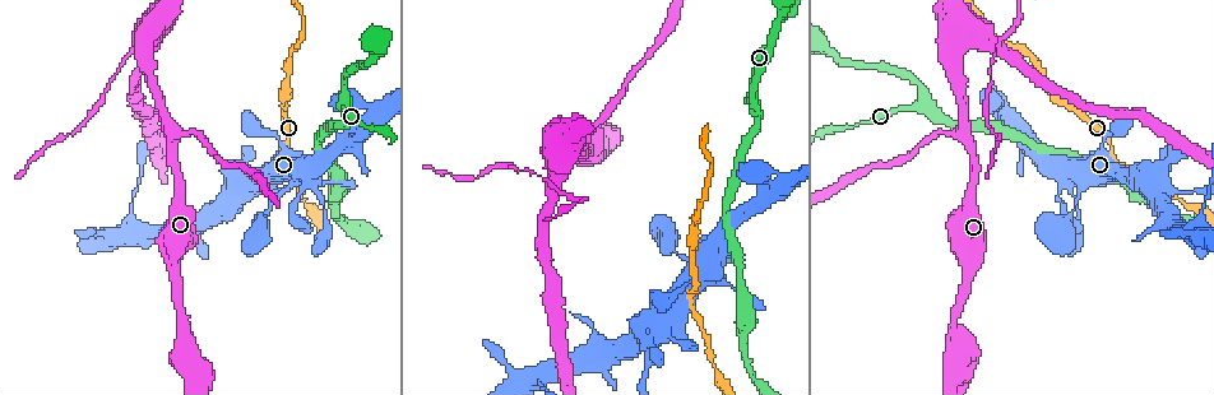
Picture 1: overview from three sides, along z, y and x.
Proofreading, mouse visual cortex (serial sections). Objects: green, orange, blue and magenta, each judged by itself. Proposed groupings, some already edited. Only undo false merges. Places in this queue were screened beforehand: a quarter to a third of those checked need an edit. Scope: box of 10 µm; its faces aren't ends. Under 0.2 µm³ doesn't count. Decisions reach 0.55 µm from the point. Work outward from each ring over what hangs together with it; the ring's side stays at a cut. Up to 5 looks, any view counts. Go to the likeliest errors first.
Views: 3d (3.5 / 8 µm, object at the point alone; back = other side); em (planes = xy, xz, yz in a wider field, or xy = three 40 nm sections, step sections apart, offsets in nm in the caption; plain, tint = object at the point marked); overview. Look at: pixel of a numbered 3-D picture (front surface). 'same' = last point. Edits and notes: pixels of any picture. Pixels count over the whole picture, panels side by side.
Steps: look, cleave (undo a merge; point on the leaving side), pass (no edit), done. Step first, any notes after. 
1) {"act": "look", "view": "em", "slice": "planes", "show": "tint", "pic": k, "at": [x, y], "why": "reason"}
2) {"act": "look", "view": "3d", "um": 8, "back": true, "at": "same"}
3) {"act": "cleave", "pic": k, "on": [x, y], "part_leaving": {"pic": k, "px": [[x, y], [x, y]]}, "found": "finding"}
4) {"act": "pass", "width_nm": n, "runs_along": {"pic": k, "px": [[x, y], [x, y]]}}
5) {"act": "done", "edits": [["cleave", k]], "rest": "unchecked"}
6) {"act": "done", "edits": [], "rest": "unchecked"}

{"act": "look", "view": "3d", "um": 3.5, "pic": 1, "at": [964, 137], "why": "side arm on a straight run"}

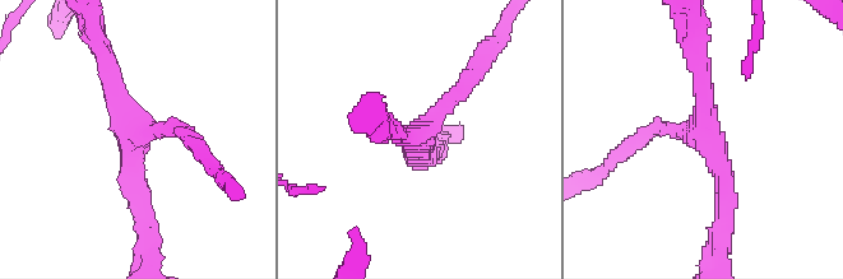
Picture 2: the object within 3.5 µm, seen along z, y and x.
{"act": "look", "view": "em", "slice": "xy", "step": 3, "show": "tint", "pic": 2, "at": [134, 135], "why": "need the tissue"}

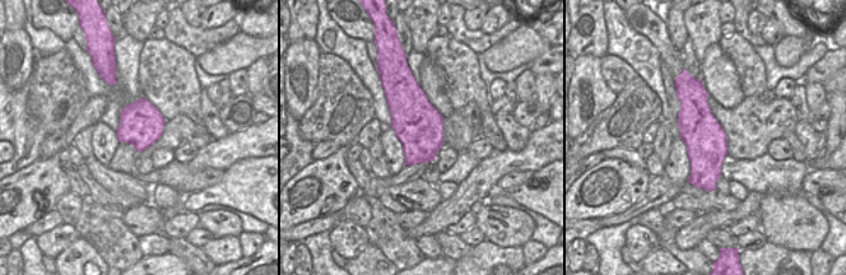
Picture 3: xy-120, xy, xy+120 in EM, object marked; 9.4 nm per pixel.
{"act": "pass", "arms": 3, "arm_widths_nm": [200, 250, 250], "runs_along": {"pic": 3, "px": [[695, 84], [711, 187]]}, "found": "one cell here"}

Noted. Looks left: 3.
{"act": "look", "view": "3d", "um": 3.5, "pic": 1, "at": [999, 47], "why": "sudden change in width"}

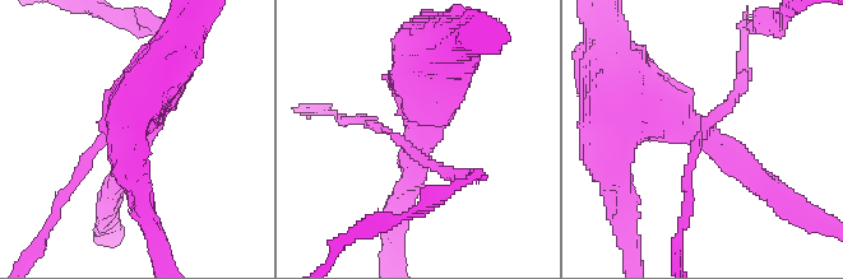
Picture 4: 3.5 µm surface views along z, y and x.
{"act": "look", "view": "em", "slice": "xy", "step": 2, "show": "plain", "pic": 4, "at": [423, 137]}

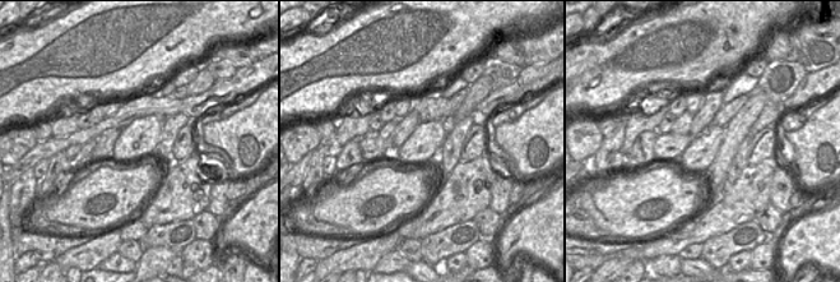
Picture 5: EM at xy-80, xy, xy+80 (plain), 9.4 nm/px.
{"act": "look", "view": "em", "slice": "xy", "step": 2, "show": "tint", "at": "same"}

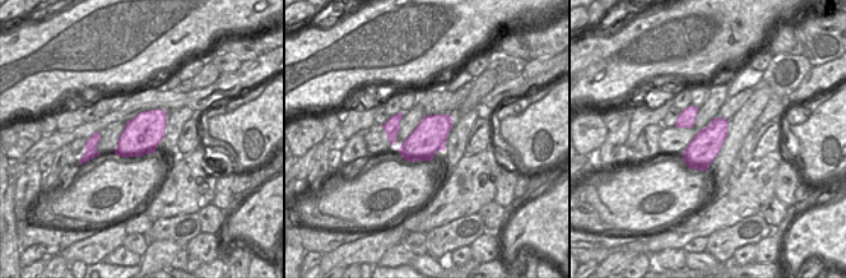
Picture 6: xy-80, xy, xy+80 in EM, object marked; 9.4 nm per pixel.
{"act": "cleave", "pic": 4, "on": [84, 167], "part_leaving": {"pic": 4, "px": [[105, 139], [84, 154], [46, 229]]}, "found": "two cells meet here"}

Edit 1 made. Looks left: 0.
{"act": "done", "edits": [["cleave", 4]], "rest": "unchecked"}

